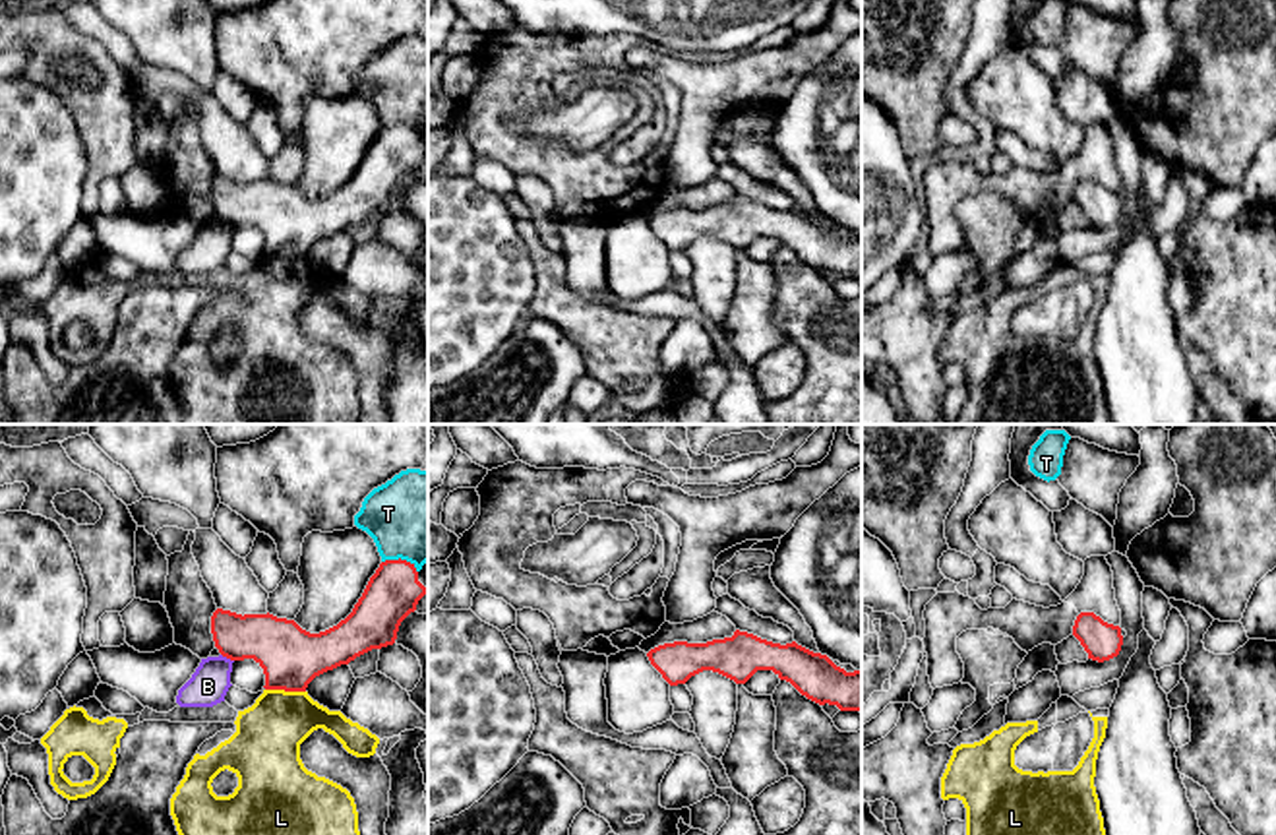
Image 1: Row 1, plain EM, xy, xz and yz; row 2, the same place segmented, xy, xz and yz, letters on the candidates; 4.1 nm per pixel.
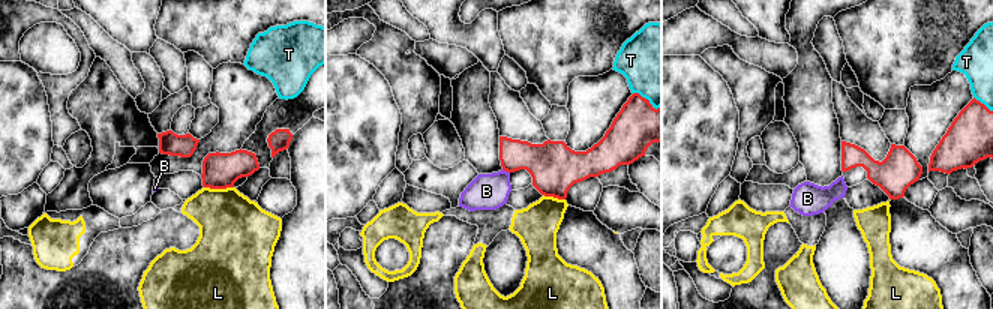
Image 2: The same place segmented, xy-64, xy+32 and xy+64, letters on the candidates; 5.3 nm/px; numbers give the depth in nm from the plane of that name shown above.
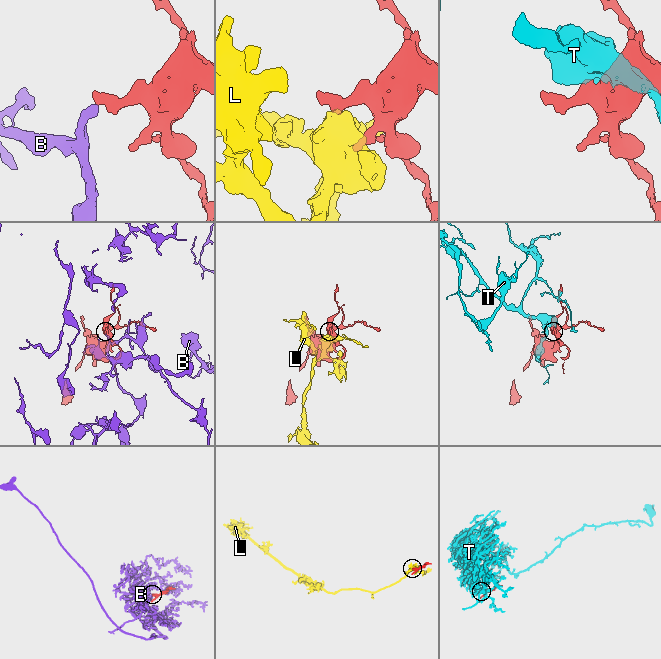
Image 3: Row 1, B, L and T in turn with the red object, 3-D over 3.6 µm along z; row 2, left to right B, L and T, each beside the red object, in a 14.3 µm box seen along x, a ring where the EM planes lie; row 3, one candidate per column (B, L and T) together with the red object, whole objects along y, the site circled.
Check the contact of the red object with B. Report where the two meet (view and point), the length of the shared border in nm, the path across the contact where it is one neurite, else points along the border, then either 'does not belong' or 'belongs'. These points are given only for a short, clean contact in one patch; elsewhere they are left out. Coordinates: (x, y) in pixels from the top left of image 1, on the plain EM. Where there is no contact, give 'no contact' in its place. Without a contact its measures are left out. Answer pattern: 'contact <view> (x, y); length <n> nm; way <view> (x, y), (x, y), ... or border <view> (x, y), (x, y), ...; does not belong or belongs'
contact xy (227, 223); length 70 nm; border xy (221, 219), (233, 227); does not belong

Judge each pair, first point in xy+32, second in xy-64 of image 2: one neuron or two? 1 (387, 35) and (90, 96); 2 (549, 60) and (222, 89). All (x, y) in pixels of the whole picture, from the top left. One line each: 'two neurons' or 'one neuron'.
1: two neurons
2: two neurons

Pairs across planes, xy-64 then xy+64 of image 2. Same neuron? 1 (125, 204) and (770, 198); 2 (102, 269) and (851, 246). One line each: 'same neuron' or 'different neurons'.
1: different neurons
2: different neurons

